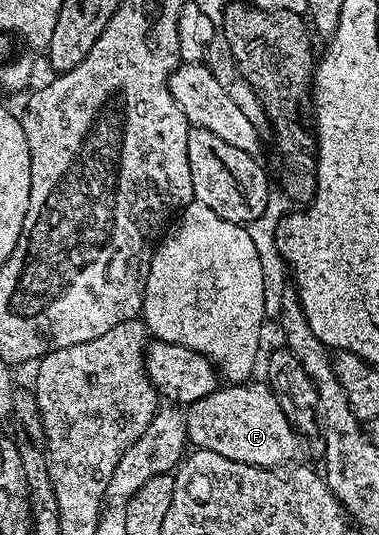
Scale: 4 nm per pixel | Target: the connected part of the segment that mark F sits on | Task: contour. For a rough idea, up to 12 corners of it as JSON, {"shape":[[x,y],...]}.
{"shape":[[257,380],[184,410],[189,445],[249,466],[297,459],[298,432]]}

